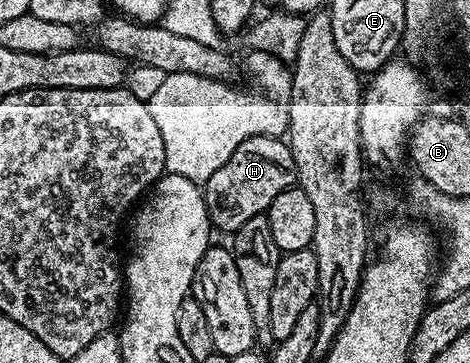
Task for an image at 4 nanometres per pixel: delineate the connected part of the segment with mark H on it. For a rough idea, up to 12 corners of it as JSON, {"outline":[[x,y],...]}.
{"outline":[[255,135],[203,183],[225,233],[297,186],[283,138]]}

